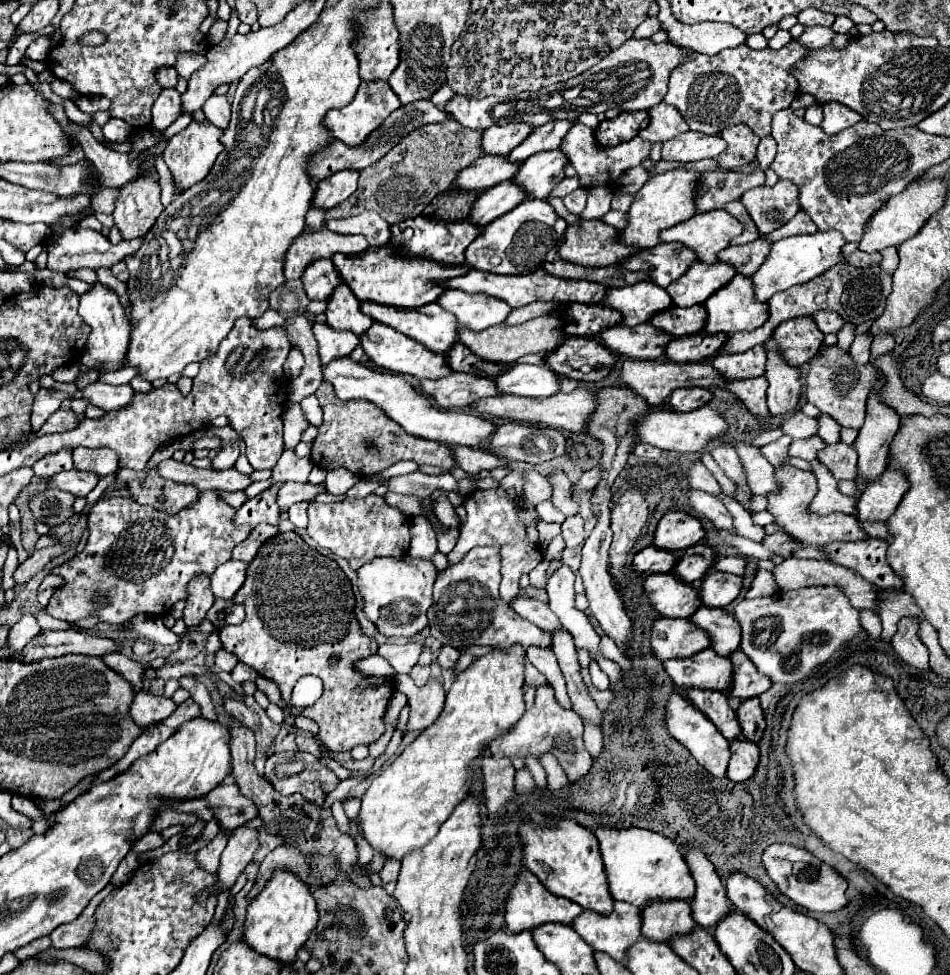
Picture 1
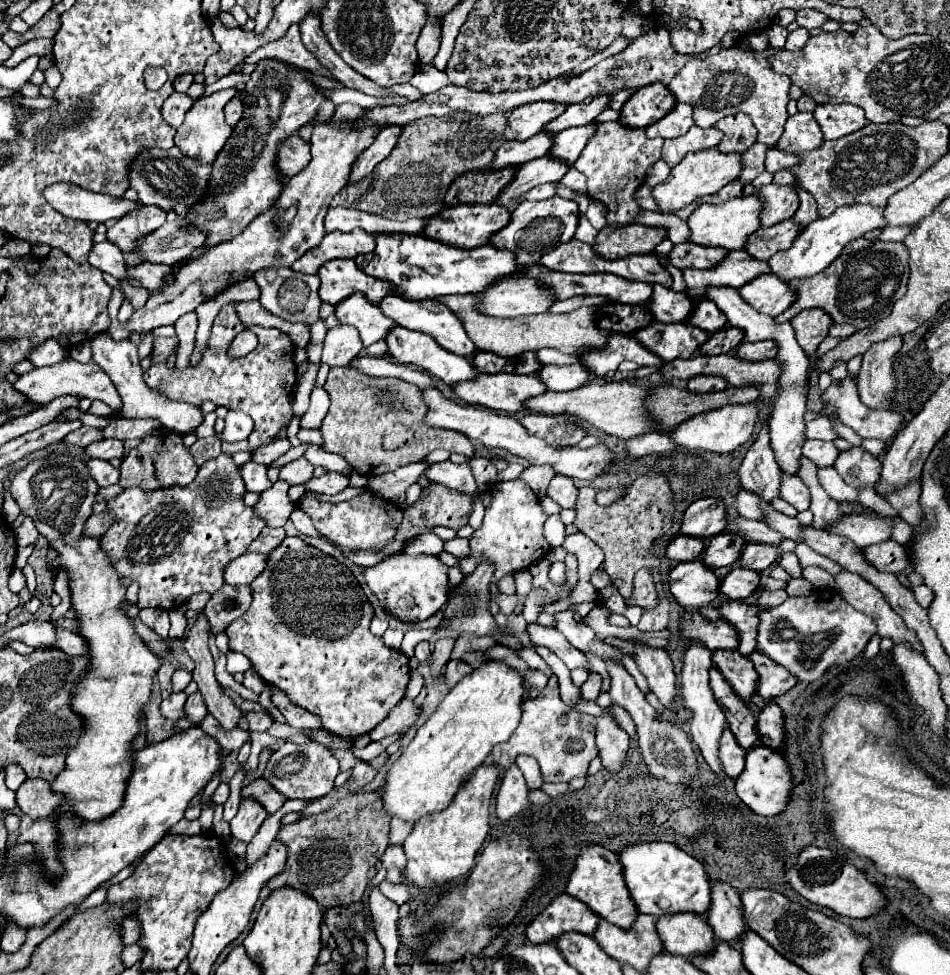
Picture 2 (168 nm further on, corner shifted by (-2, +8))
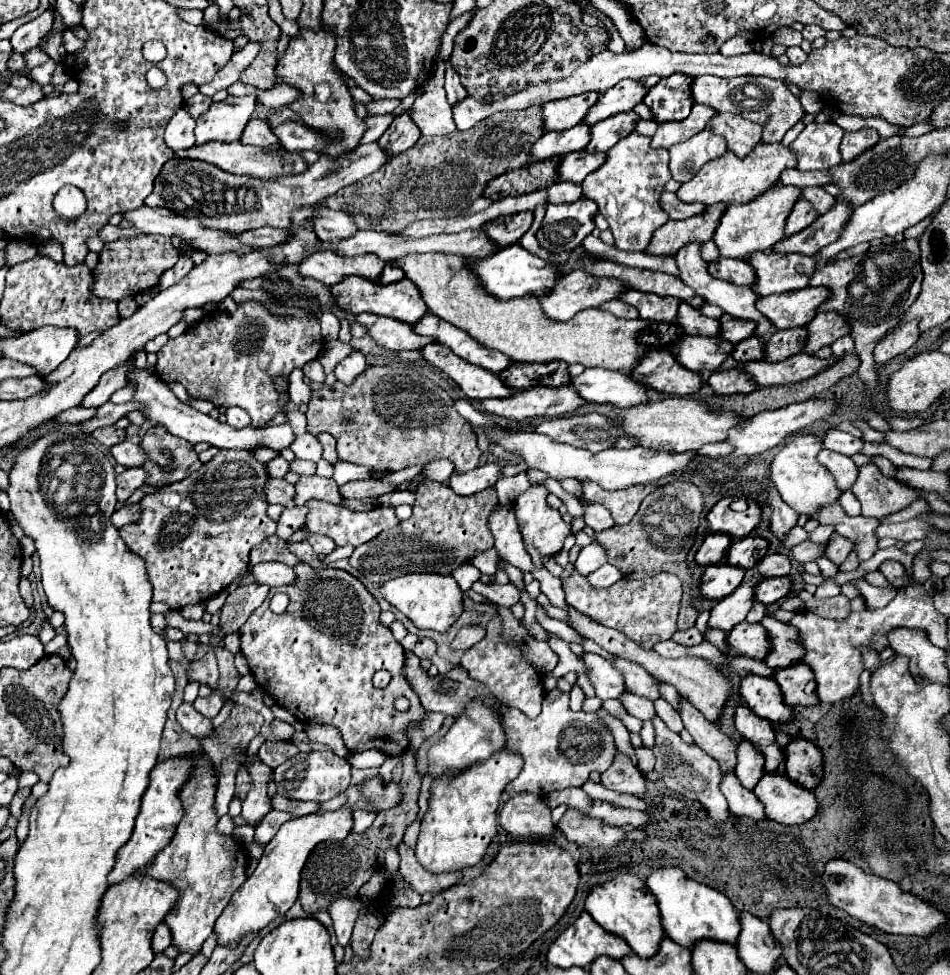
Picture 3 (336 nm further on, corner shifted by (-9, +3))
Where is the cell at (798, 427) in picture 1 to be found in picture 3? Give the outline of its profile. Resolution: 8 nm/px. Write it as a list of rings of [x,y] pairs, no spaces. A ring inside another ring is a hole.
[[[831,429],[823,439],[823,447],[837,451],[837,453],[843,453],[847,457],[853,457],[855,453],[861,453],[863,439],[857,439],[857,437],[849,435],[845,431],[839,431],[839,429]]]

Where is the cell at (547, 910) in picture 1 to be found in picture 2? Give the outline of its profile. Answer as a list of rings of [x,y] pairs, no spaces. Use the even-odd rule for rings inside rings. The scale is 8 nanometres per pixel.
[[[560,894],[530,924],[526,924],[526,938],[532,944],[540,944],[554,942],[562,932],[592,934],[598,920],[600,918],[592,914],[584,902]]]

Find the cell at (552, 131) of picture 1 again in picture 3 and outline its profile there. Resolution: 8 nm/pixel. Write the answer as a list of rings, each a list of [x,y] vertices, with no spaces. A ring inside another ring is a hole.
[[[623,79],[619,81],[615,87],[611,87],[609,91],[605,91],[597,105],[591,107],[591,111],[587,113],[587,117],[583,119],[583,123],[595,125],[601,119],[607,119],[611,115],[623,113],[623,111],[631,111],[637,103],[643,101],[643,97],[647,95],[647,87],[643,85],[643,81],[633,81],[633,79]]]

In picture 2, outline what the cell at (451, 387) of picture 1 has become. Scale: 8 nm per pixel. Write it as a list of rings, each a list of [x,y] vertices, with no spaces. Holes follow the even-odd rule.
[[[478,374],[472,382],[456,382],[450,388],[466,404],[502,412],[518,412],[526,398],[546,392],[544,384],[532,374]]]

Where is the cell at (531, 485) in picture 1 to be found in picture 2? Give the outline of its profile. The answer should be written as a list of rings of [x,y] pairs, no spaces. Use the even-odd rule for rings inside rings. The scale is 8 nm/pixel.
[[[556,474],[552,480],[550,480],[550,486],[546,490],[546,494],[558,502],[562,508],[574,508],[574,502],[576,502],[576,486],[570,478],[564,478],[562,474]]]

